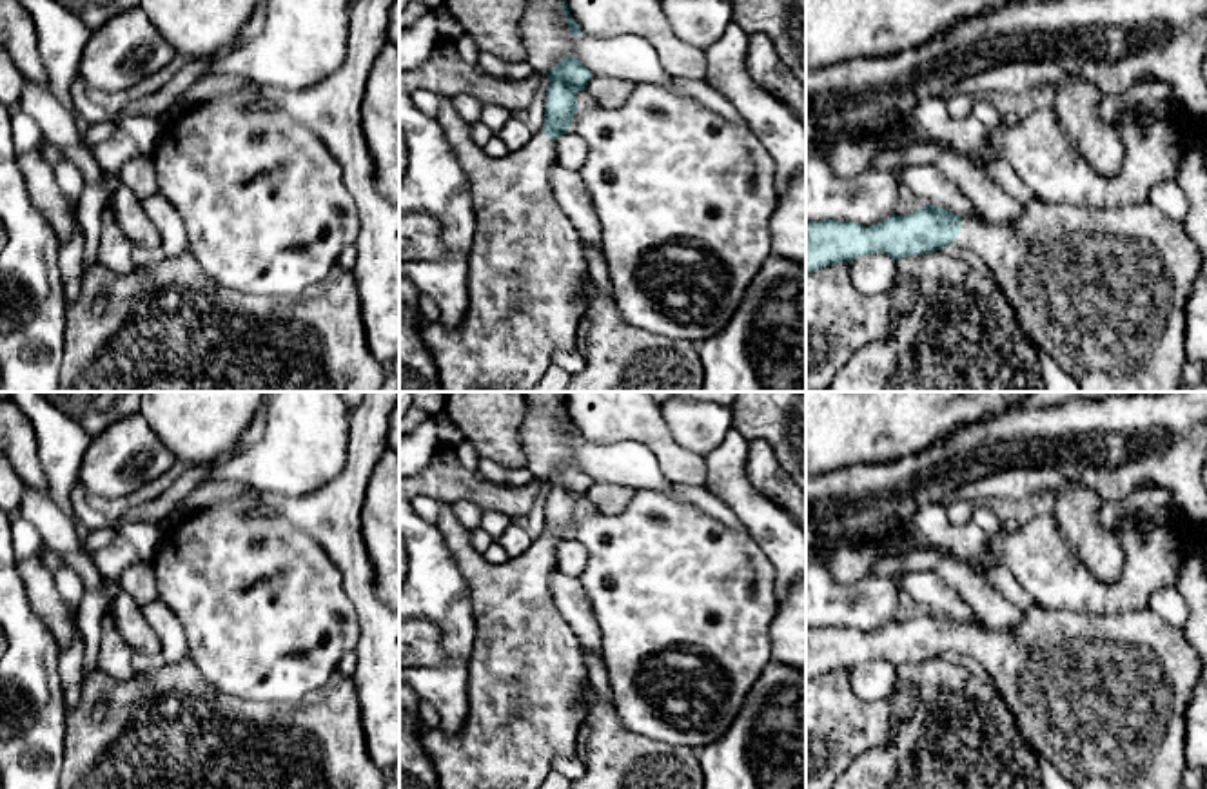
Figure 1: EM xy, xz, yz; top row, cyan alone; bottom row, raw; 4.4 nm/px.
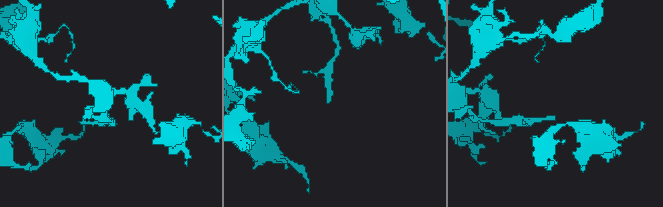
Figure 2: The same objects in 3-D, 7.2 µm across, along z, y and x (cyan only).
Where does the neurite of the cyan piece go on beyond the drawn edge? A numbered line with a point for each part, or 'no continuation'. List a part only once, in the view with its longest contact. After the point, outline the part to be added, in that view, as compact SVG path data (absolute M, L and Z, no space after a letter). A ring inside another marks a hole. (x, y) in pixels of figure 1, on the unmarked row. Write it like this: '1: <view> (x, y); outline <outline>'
1: yz (1102, 697); outline M1035 604L1022 611L1024 619L1020 626L1009 631L995 631L980 619L976 619L973 626L960 624L960 640L953 646L953 651L969 655L982 664L1013 713L1016 727L1029 747L1051 762L1075 789L1183 789L1182 784L1187 771L1185 709L1192 700L1194 686L1203 671L1203 660L1187 640L1183 626L1171 624L1151 608L1129 609L1113 615L1091 615L1071 609L1047 609Z

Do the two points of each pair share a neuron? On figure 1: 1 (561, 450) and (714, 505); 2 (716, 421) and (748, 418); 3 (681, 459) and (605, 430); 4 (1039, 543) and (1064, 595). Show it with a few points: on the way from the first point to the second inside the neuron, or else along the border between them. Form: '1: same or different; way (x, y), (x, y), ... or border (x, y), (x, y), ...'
1: same; way (599, 461), (630, 463), (676, 492)
2: different; border (730, 410), (734, 427)
3: same; way (663, 445), (648, 430), (623, 430)
4: same; way (1039, 555), (1060, 583)

